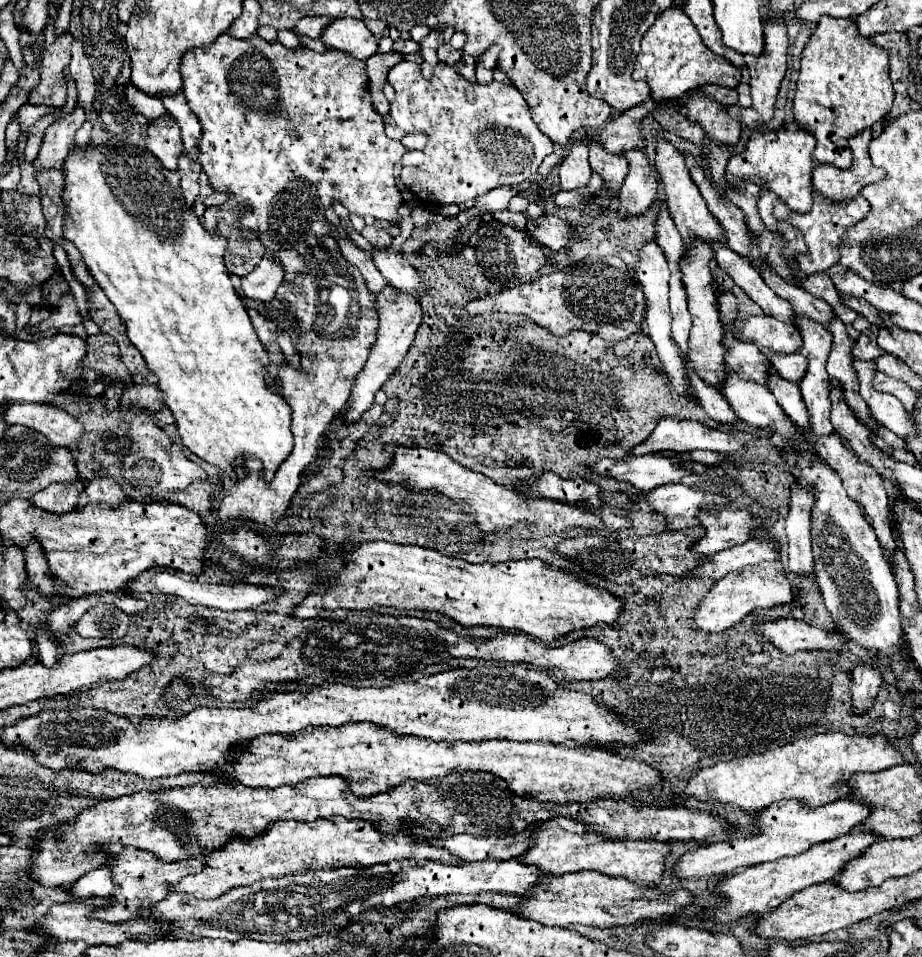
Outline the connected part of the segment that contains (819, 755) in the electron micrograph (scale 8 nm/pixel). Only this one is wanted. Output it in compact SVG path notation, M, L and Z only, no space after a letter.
M825 732L817 736L805 736L799 738L791 744L785 744L781 748L767 748L767 752L755 752L755 756L743 756L737 760L729 762L719 762L711 768L703 768L697 774L691 776L685 794L697 796L699 800L717 800L717 802L731 802L743 810L751 812L761 812L761 808L767 808L769 804L783 800L783 798L793 798L801 800L805 804L821 806L829 804L837 798L843 798L851 792L849 788L849 778L857 772L879 772L889 766L897 766L903 762L903 756L897 746L889 744L885 734L875 734L875 736L847 736L843 732Z

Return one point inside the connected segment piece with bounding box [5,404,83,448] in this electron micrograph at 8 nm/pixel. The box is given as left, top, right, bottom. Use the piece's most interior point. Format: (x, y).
(58, 426)

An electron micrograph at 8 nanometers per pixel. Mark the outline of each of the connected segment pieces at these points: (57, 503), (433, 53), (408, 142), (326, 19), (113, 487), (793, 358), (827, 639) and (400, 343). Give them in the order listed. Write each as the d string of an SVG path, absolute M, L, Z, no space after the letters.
M51 484L39 494L33 494L31 502L47 512L65 514L77 506L77 498L79 498L79 488L75 484Z
M431 30L431 34L427 38L421 40L421 56L423 56L423 64L421 64L421 72L425 78L431 78L437 60L437 46L443 42L443 32L441 30Z
M421 133L407 134L401 143L408 151L421 150L427 143L427 137Z
M307 16L307 18L301 18L301 20L297 22L295 32L305 34L305 36L309 36L309 38L319 38L321 32L323 32L323 28L325 28L327 24L331 24L331 22L333 22L331 16L313 16L313 18Z
M109 476L93 478L85 486L83 492L85 492L85 496L87 496L89 502L105 502L105 504L117 506L117 504L121 504L121 502L127 500L121 484L115 478L109 478Z
M799 352L795 354L775 354L771 358L775 370L785 378L785 380L793 380L793 382L799 382L805 372L807 372L807 358Z
M777 620L755 626L763 636L767 636L779 650L793 654L797 650L843 650L847 644L845 636L813 628L811 624L799 620Z
M385 288L383 292L377 294L375 300L375 308L379 312L379 330L377 330L377 340L369 352L369 360L365 364L365 368L357 374L355 378L355 386L351 390L351 398L349 398L349 412L345 416L349 416L351 420L359 418L365 410L371 408L375 392L385 384L385 380L399 368L401 360L405 358L409 346L413 344L415 332L421 324L421 306L419 300L415 296L405 296L405 292L397 292L397 288Z

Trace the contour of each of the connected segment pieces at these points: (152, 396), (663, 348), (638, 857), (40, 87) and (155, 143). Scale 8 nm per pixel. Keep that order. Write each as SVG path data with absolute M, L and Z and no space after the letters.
M141 382L141 384L133 384L129 388L125 388L123 396L121 396L121 404L123 404L123 410L131 404L127 400L133 400L135 404L139 404L141 408L147 408L147 410L161 410L161 402L163 402L163 394L159 388L155 388L155 384L149 384L149 382Z
M649 240L643 244L641 252L639 252L639 262L637 262L637 278L643 286L643 294L647 298L647 318L645 318L645 334L653 340L659 360L665 366L665 372L669 374L669 380L675 388L675 392L685 394L691 392L689 380L687 380L687 370L685 370L685 362L679 356L679 350L671 338L671 312L669 312L669 266L667 266L667 258L665 252L661 250L661 246L655 240Z
M555 816L547 824L541 824L537 830L537 846L531 848L521 862L523 864L535 864L539 872L543 874L569 874L577 872L581 868L597 870L607 876L627 876L633 882L639 884L651 884L659 882L665 872L665 858L671 852L667 842L655 842L655 840L607 840L595 830L591 830L585 822Z
M61 34L53 44L43 48L43 56L39 60L41 80L29 94L31 104L45 106L63 106L67 100L67 80L63 76L63 68L67 66L67 50L71 48L71 34Z
M173 116L147 126L147 148L163 162L165 168L177 170L177 158L183 152L181 128Z

